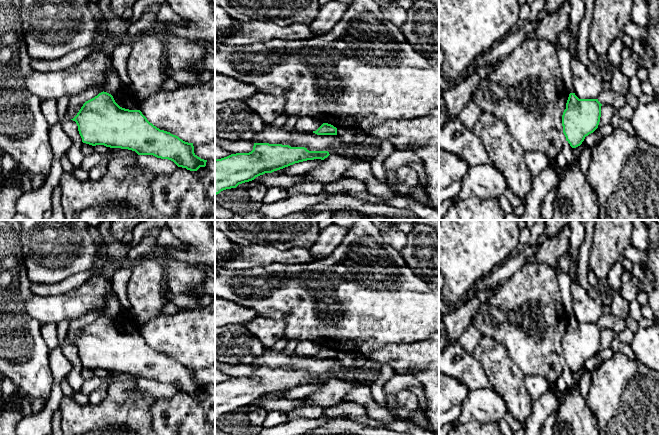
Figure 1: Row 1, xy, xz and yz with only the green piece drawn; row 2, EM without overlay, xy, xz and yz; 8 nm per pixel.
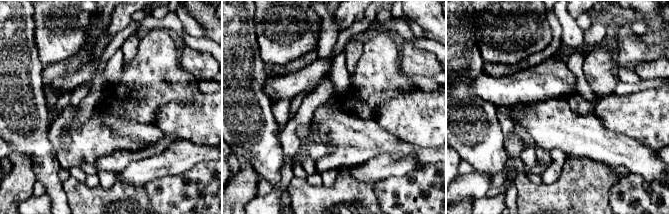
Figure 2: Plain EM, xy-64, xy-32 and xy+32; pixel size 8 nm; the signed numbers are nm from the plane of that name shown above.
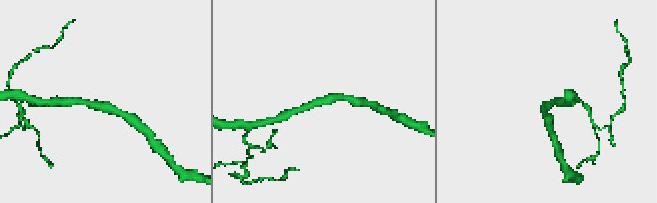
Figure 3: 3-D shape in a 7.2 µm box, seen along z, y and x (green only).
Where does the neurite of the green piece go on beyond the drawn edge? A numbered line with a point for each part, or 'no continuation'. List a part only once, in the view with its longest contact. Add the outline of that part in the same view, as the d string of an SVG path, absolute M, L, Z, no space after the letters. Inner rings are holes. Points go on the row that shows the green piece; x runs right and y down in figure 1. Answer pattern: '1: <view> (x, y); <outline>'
no continuation

